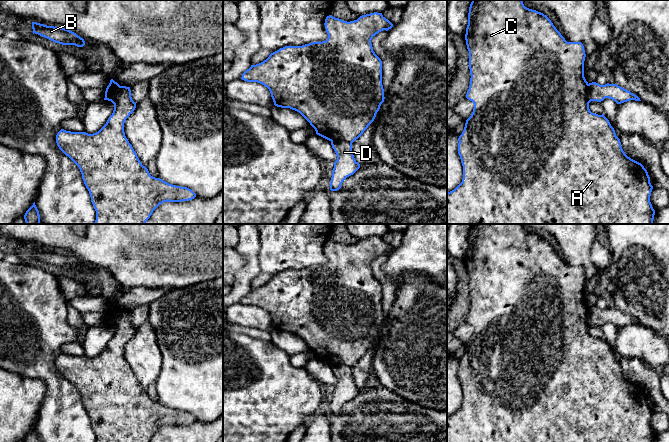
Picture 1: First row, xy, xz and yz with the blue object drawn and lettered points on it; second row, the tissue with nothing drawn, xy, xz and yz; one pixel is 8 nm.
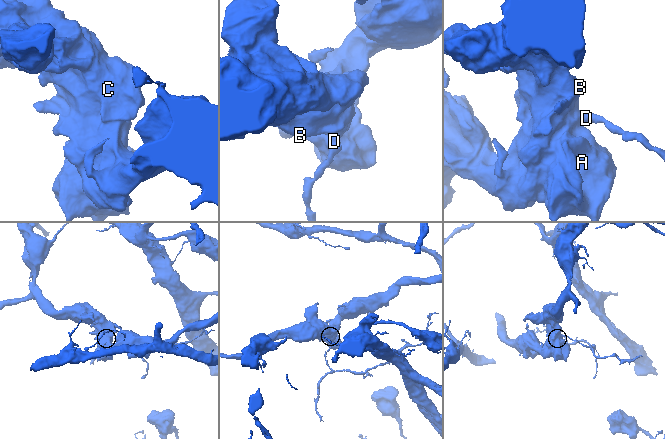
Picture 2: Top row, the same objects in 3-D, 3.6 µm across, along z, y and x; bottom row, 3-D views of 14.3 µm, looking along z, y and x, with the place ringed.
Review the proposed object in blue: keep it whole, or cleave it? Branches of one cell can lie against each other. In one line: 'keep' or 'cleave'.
cleave

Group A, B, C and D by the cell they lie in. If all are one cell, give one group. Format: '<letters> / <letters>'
A B C / D

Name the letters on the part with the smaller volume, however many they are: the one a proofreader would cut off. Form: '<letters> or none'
D

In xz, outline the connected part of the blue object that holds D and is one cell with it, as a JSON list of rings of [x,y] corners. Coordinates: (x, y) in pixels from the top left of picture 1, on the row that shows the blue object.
[[[339,140],[332,141],[331,145],[337,155],[337,160],[334,162],[330,190],[337,191],[341,188],[343,181],[360,168],[360,164],[354,158],[352,143]]]

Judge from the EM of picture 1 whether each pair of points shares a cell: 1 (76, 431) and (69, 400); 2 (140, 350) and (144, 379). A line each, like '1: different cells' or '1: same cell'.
1: same cell
2: same cell

